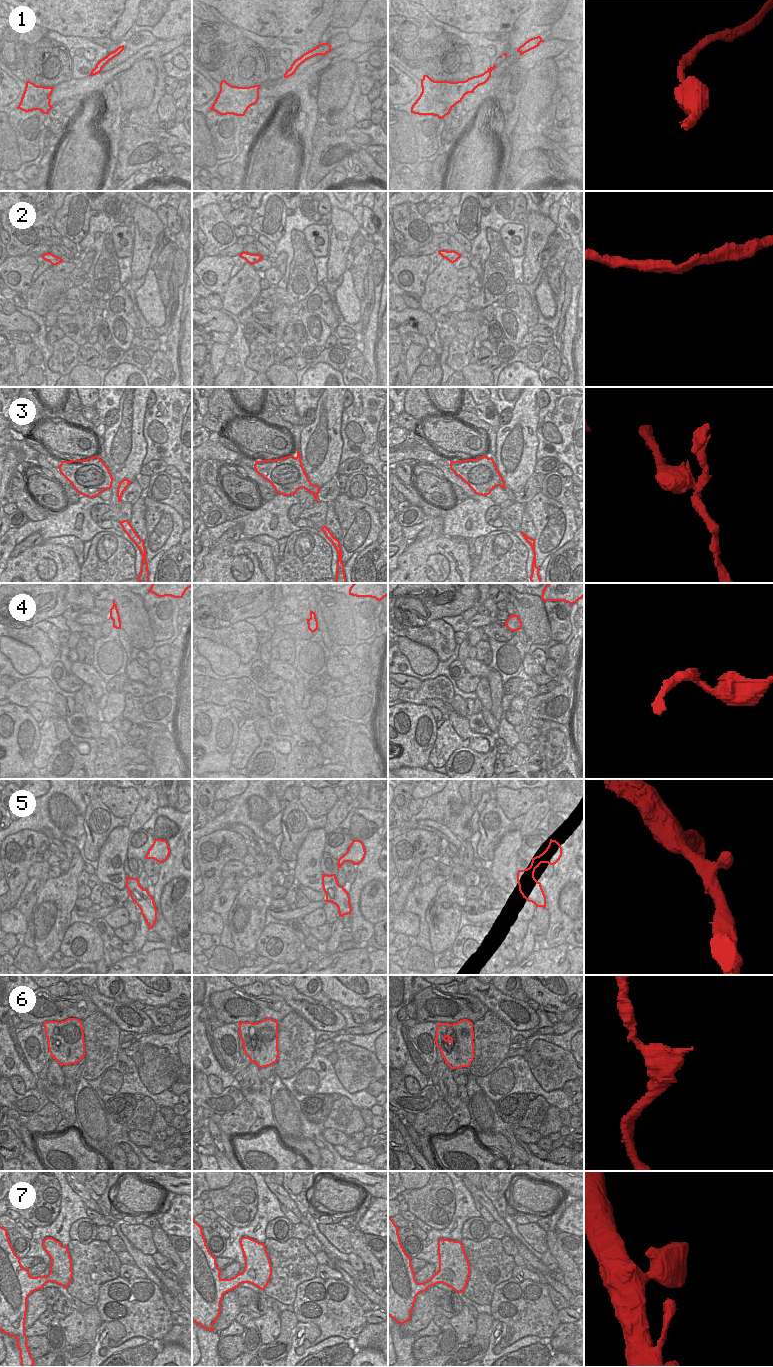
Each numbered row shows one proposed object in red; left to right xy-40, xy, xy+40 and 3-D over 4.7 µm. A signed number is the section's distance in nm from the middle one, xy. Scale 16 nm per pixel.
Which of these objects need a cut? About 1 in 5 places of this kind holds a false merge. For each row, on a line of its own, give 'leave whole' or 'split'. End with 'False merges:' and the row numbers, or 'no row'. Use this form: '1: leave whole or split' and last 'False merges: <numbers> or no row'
1: leave whole
2: leave whole
3: leave whole
4: split
5: leave whole
6: leave whole
7: leave whole
False merges: 4

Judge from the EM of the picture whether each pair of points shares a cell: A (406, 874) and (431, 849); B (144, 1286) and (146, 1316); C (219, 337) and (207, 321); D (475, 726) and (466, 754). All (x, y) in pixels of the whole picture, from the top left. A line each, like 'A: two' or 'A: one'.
A: one
B: one
C: two
D: two

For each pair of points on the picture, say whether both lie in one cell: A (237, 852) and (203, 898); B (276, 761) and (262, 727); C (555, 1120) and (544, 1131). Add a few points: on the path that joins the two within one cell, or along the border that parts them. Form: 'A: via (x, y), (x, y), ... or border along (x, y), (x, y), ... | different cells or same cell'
A: via (224, 857), (216, 865), (211, 885) | same cell
B: via (272, 753), (266, 735) | same cell
C: via (552, 1123), (547, 1128) | same cell

